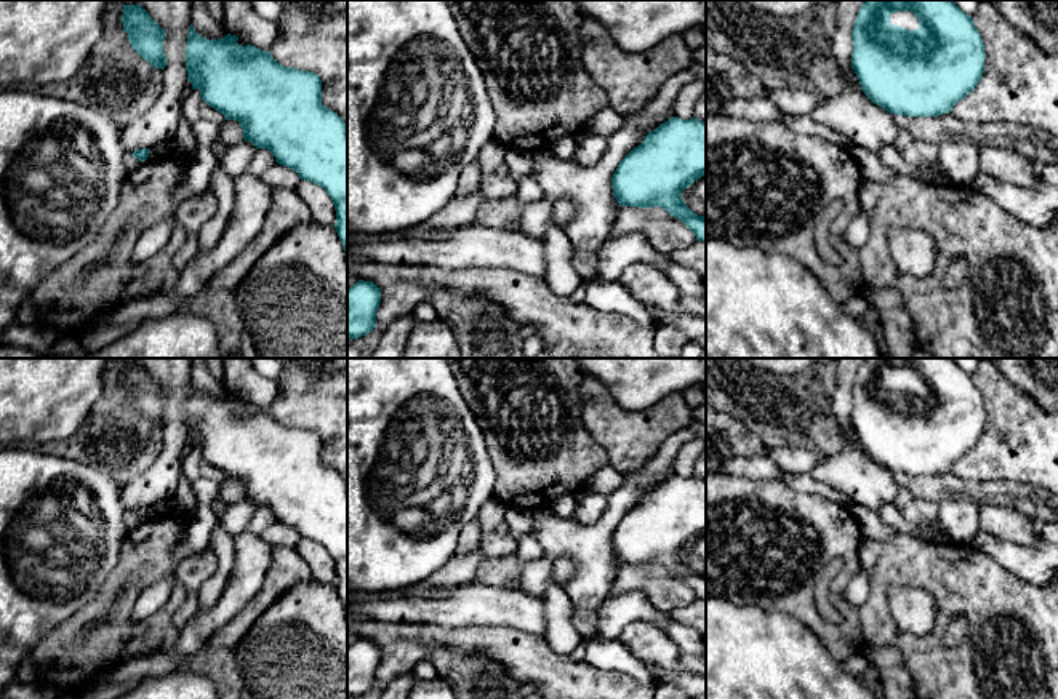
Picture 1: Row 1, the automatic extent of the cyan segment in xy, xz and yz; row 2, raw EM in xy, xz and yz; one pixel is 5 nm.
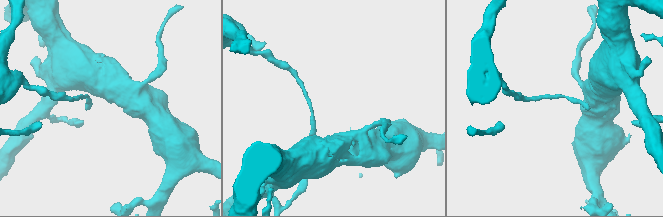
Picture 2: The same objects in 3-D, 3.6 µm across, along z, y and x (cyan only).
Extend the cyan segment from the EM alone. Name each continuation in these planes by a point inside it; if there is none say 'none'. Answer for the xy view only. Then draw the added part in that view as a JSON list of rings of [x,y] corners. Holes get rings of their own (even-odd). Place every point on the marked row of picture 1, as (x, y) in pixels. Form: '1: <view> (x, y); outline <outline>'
none

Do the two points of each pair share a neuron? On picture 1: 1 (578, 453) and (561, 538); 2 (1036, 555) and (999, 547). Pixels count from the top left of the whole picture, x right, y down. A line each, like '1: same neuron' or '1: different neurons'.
1: different neurons
2: same neuron

